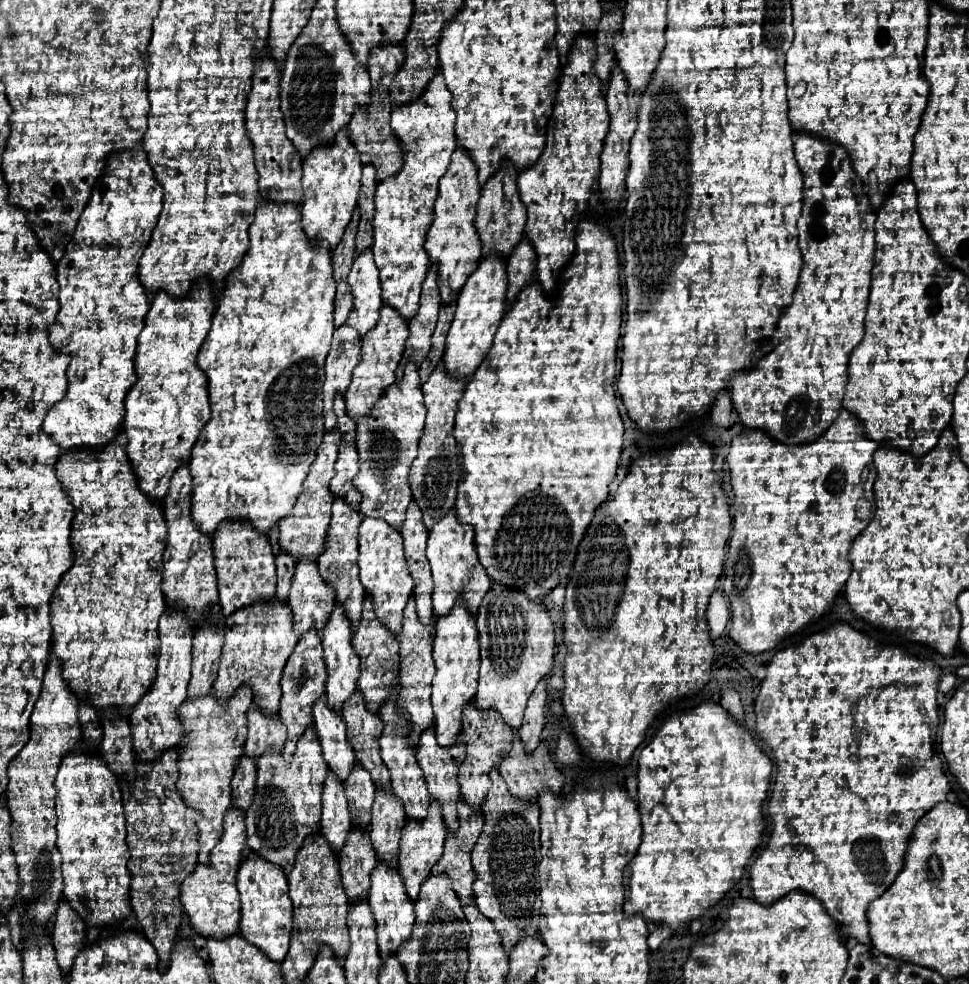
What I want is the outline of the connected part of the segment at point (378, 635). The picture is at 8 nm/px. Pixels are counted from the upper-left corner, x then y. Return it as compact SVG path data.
M366 595L366 599L364 599L362 619L360 619L360 625L354 629L352 645L356 647L356 653L360 655L358 687L364 693L368 709L376 713L380 709L380 705L386 701L390 687L396 683L396 677L398 677L398 657L400 657L398 649L400 647L398 647L396 637L390 633L390 629L384 627L384 623L380 623L380 619L376 619L370 595Z

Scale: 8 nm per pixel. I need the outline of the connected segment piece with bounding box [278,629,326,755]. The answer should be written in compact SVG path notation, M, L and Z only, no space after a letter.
M312 629L300 637L294 653L290 655L290 659L284 667L284 675L282 675L282 693L284 695L282 695L278 713L284 721L284 725L288 727L288 741L284 743L284 753L292 755L292 751L296 747L296 739L312 723L312 705L324 693L324 683L326 683L326 663L324 663L320 633L316 629Z

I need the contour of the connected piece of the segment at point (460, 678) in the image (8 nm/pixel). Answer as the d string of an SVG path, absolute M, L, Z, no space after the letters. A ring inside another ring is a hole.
M456 601L452 611L436 621L434 663L436 675L432 681L432 707L436 721L436 739L440 745L452 745L462 729L462 705L476 695L478 663L480 663L480 635L476 631L476 615L468 611L464 601Z

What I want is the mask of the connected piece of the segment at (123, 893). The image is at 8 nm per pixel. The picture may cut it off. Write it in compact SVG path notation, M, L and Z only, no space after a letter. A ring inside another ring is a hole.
M80 745L64 755L58 775L54 781L56 787L56 815L58 815L58 851L62 853L62 875L64 875L64 897L70 901L72 909L88 925L118 925L130 915L130 873L126 863L130 851L126 845L126 817L122 809L122 793L118 777L104 765L102 755L84 755Z

